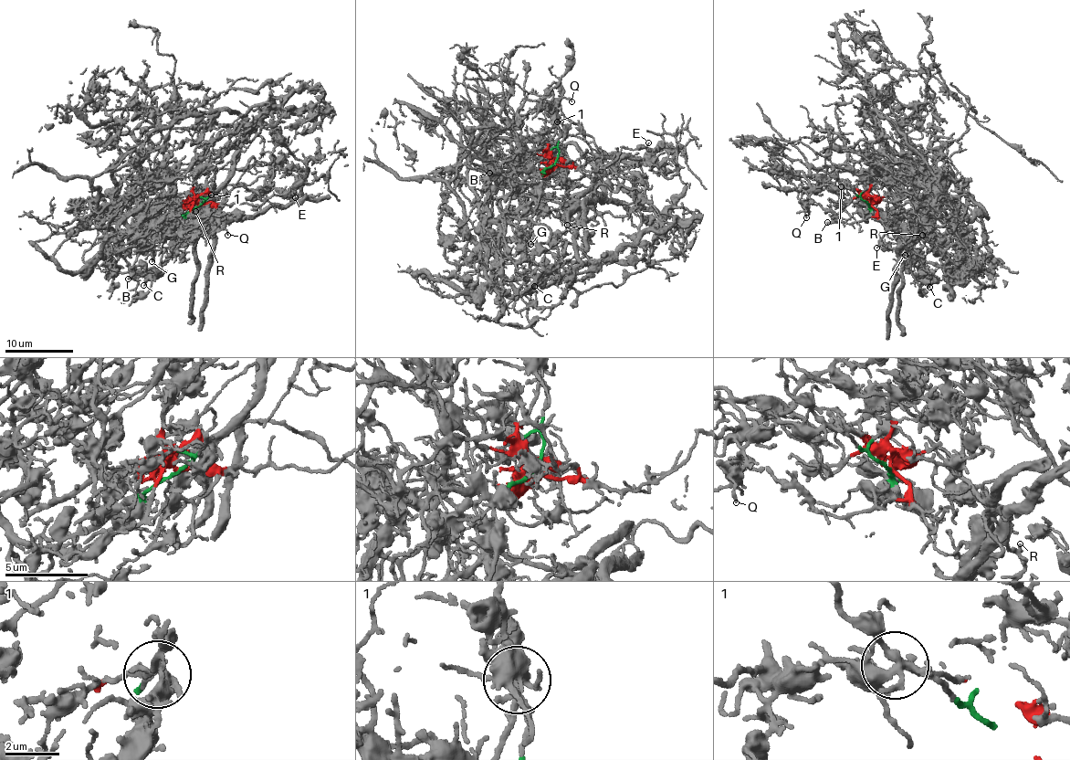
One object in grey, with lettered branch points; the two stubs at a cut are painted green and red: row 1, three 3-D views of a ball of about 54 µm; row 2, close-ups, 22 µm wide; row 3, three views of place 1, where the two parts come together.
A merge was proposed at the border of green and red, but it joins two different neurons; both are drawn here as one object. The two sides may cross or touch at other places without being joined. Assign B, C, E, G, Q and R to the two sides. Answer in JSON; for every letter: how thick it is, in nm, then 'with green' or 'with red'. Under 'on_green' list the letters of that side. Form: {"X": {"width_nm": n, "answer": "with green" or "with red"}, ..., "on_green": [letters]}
{"B": {"width_nm": 180, "answer": "with red"}, "C": {"width_nm": 180, "answer": "with green"}, "E": {"width_nm": 80, "answer": "with red"}, "G": {"width_nm": 160, "answer": "with green"}, "Q": {"width_nm": 160, "answer": "with red"}, "R": {"width_nm": 130, "answer": "with green"}, "on_green": ["C", "G", "R"]}

